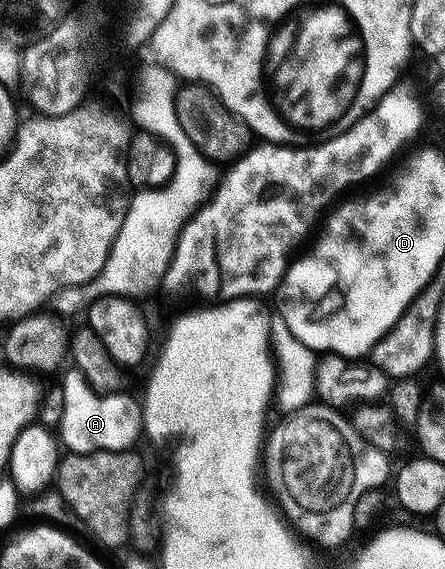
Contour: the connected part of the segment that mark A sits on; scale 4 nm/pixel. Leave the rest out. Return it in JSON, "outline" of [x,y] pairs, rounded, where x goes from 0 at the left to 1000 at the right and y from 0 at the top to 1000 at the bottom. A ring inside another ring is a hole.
{"outline":[[[155,647],[146,666],[135,666],[133,677],[142,689],[133,770],[148,793],[166,798],[211,798],[216,791],[285,791],[301,782],[299,775],[308,768],[319,768],[321,743],[306,698],[288,699],[281,689],[220,692],[169,647]]]}

